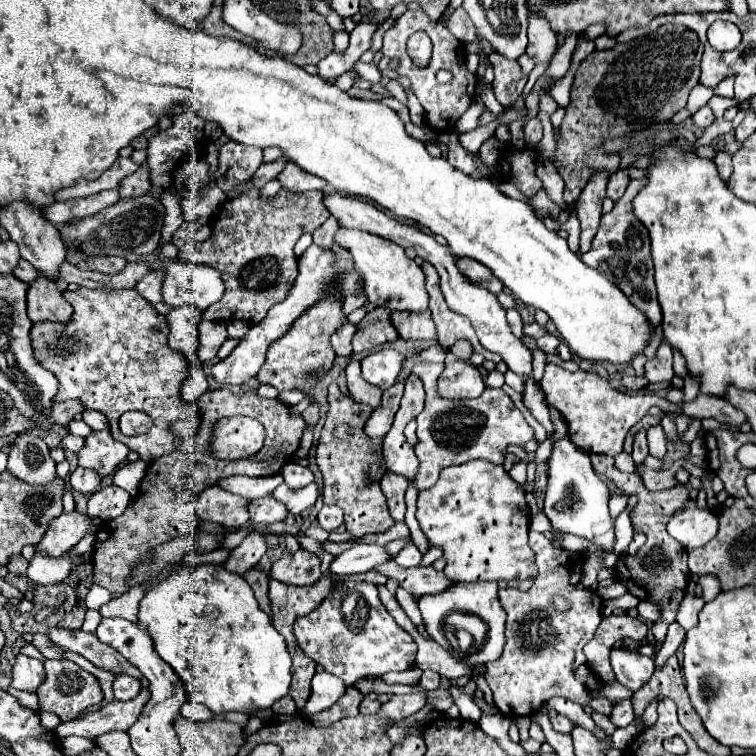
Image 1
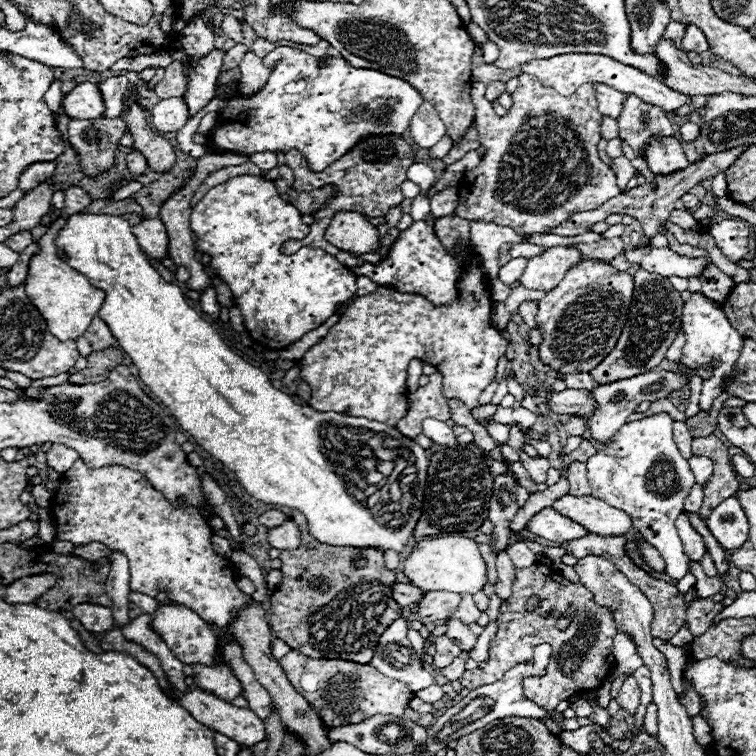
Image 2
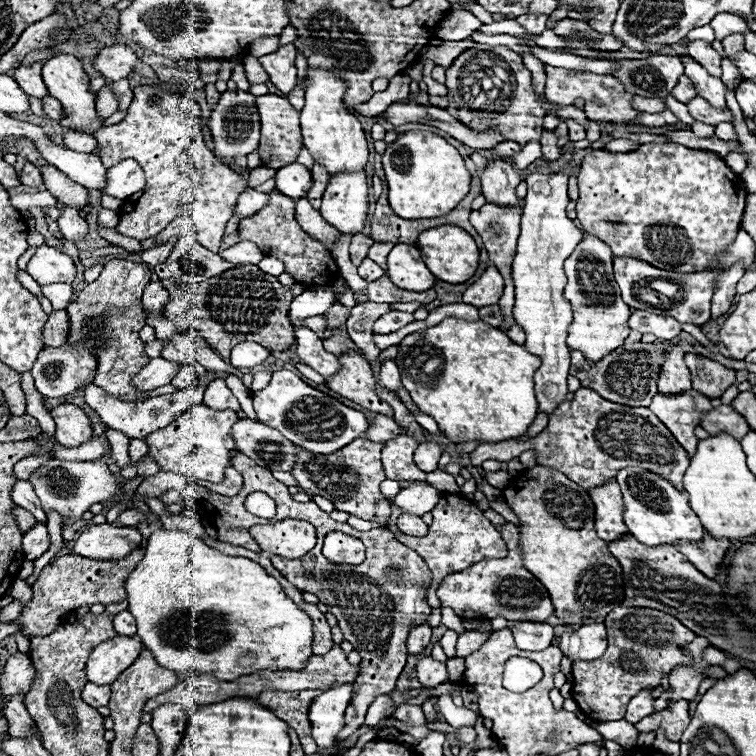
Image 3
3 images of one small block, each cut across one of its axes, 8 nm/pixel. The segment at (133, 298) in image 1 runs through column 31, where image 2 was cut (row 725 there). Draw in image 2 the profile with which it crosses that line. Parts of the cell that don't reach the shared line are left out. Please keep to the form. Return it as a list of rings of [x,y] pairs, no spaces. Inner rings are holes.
[[[290,650],[280,660],[280,666],[286,672],[288,680],[292,682],[292,686],[302,696],[306,696],[306,700],[316,708],[318,716],[326,720],[330,726],[358,722],[374,714],[402,716],[412,694],[404,682],[386,678],[370,664],[354,664],[348,660],[324,660],[324,658],[314,660],[298,650]],[[342,680],[346,680],[346,686],[330,686]]]

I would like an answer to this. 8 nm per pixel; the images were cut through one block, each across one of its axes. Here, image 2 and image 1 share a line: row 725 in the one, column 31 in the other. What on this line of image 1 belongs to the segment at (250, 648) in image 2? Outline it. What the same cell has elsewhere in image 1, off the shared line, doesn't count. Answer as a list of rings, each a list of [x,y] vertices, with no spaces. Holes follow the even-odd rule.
[[[38,276],[36,282],[30,282],[28,318],[32,322],[44,322],[44,320],[70,322],[70,316],[72,306],[62,296],[62,290],[54,282],[48,282],[48,278],[44,276]]]

